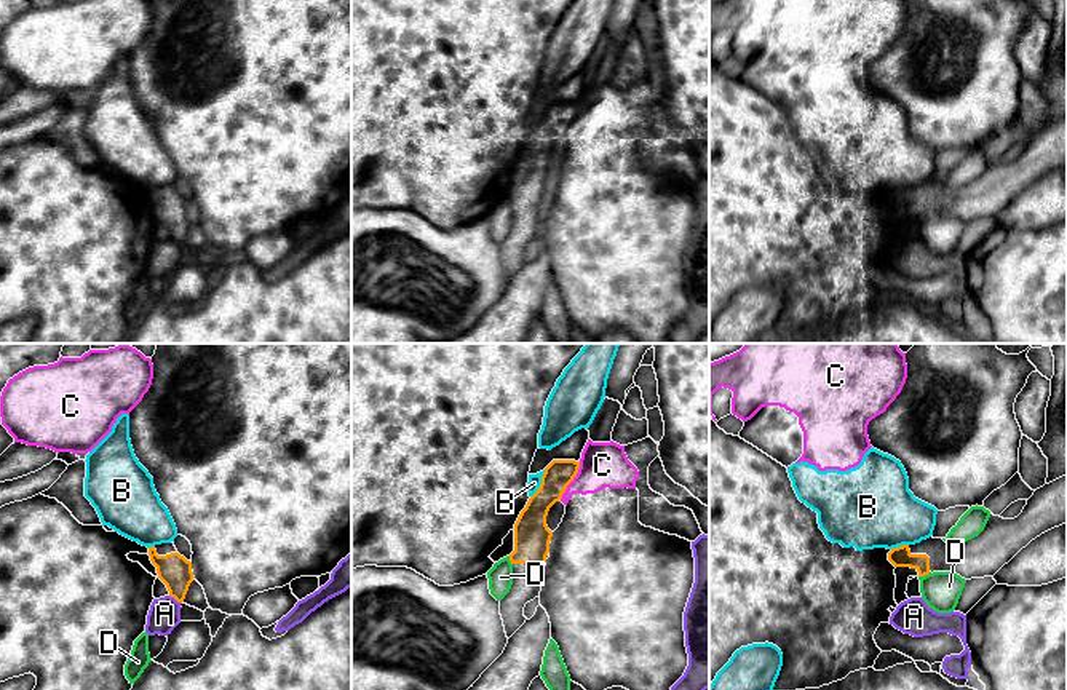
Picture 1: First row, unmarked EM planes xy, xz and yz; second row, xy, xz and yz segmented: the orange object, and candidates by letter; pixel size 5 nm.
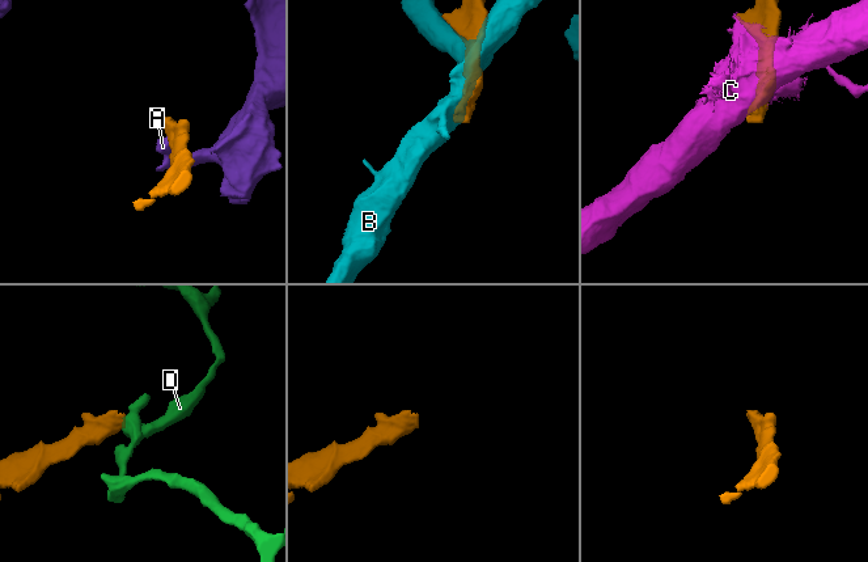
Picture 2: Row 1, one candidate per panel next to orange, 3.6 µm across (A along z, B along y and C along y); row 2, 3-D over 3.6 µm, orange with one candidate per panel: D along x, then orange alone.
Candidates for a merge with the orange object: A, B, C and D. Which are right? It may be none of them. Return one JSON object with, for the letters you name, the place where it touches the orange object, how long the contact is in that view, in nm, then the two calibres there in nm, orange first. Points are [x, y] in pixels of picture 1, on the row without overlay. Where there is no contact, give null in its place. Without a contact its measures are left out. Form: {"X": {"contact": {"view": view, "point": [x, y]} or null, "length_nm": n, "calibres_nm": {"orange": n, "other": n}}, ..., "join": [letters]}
{"join": []}

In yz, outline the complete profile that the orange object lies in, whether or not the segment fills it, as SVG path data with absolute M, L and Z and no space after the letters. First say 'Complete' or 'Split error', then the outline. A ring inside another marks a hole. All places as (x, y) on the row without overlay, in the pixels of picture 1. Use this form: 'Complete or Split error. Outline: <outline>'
Split error. Outline: M1067 117L1037 131L1014 161L990 157L984 172L957 188L926 180L888 195L894 209L910 209L925 219L952 214L965 222L994 219L1022 190L1041 176L1067 166Z

